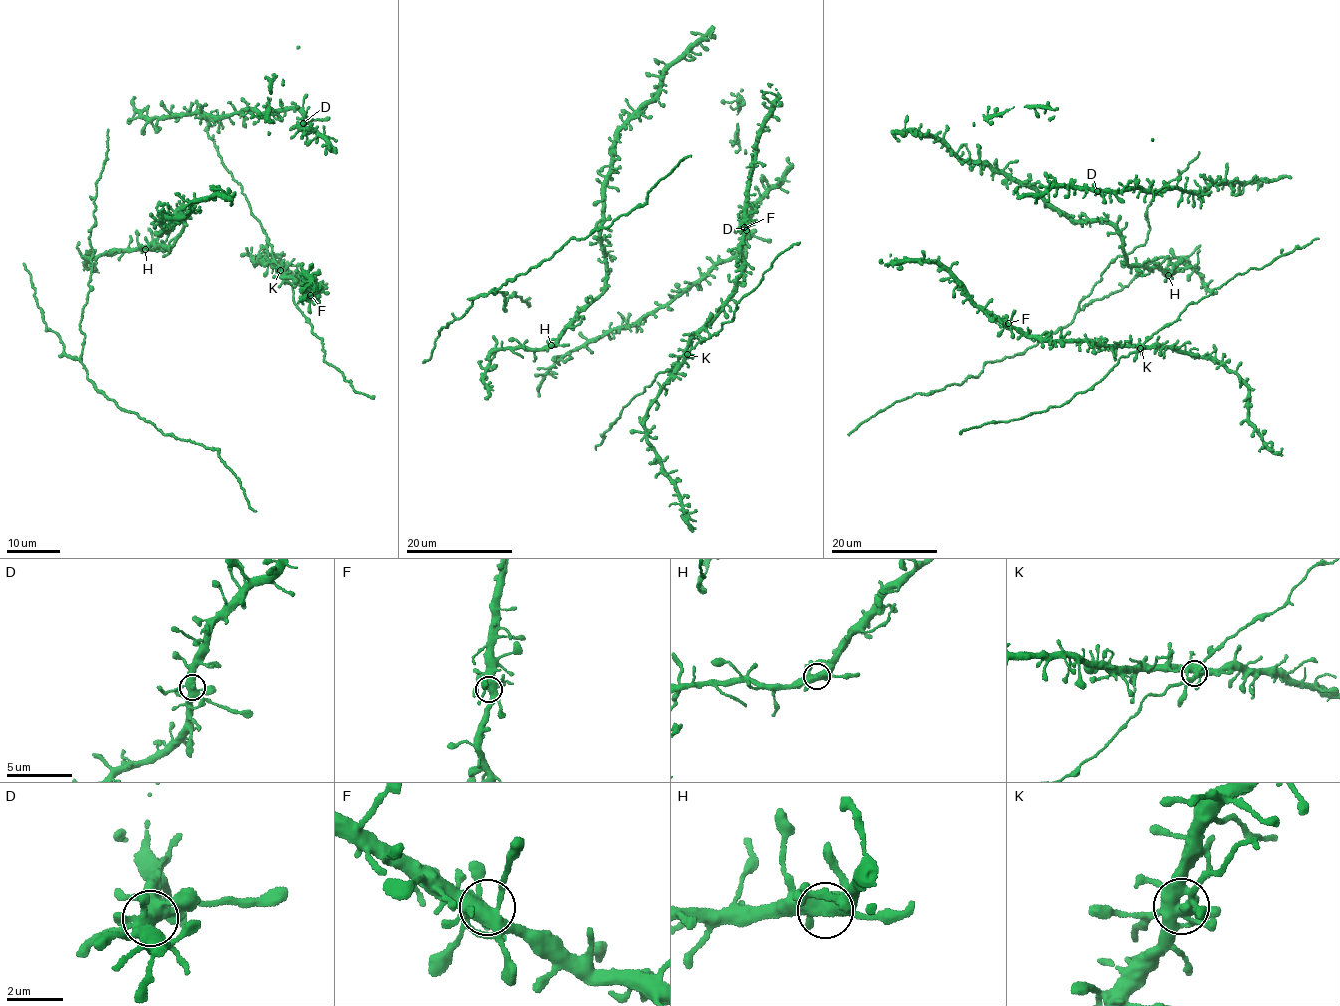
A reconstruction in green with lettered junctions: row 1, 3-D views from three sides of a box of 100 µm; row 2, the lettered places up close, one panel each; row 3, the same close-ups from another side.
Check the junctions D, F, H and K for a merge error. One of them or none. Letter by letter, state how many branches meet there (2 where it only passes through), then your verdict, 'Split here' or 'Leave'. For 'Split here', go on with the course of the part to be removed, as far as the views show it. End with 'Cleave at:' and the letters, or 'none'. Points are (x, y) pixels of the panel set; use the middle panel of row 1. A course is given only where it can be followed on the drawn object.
D: Branches: 6. Leave
F: Branches: 8. Leave
H: Branches: 6. Leave
K: Branches: 8. Leave
Cleave at: none

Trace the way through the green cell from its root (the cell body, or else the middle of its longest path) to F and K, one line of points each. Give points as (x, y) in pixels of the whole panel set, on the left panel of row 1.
F: (252, 215), (267, 235), (278, 274), (291, 280), (305, 275), (312, 279), (317, 290), (311, 299), (310, 295)
K: (252, 215), (267, 235), (270, 253), (280, 270)

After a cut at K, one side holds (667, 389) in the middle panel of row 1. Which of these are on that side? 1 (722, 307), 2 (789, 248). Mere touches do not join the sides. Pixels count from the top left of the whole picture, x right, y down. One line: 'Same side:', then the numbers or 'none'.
Same side: 1

